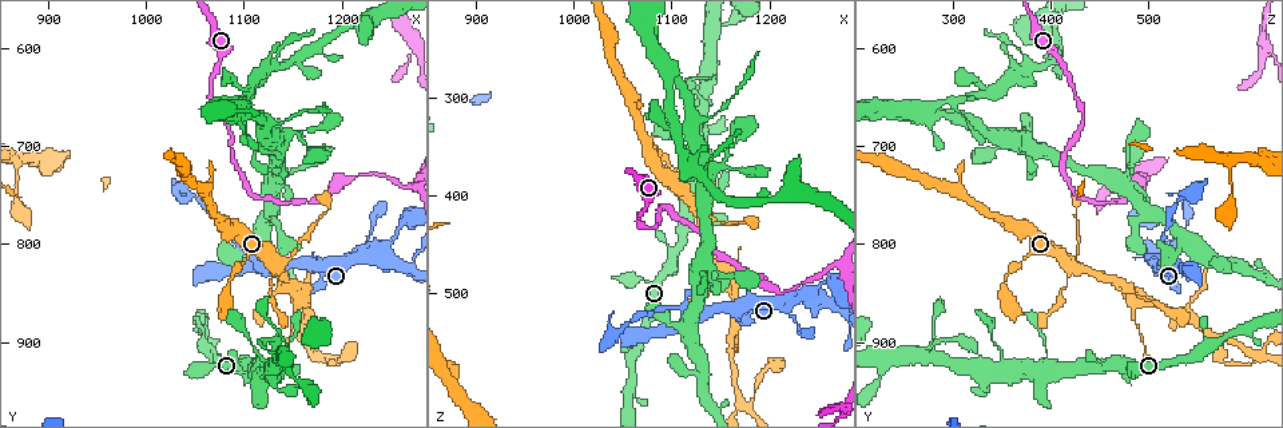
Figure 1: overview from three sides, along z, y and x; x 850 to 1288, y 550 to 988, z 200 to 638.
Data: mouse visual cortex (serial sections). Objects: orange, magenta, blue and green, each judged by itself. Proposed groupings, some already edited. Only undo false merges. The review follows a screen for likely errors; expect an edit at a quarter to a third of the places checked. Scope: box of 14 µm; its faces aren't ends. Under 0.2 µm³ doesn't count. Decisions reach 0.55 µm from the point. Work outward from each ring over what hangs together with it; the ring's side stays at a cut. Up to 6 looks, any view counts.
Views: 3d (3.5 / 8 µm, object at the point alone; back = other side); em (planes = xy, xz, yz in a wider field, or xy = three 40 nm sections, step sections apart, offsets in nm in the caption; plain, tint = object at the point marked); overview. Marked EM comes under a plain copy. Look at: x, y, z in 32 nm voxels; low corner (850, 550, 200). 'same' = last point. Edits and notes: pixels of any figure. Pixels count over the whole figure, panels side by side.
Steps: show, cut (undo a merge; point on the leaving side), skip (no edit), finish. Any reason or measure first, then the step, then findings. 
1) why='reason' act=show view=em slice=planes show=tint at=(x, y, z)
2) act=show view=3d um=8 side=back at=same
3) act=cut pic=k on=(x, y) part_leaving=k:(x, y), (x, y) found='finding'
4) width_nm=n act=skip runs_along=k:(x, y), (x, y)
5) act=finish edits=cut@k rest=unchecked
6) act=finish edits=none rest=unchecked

why='three-way junction' act=show view=3d um=3.5 at=(1120, 820, 520)

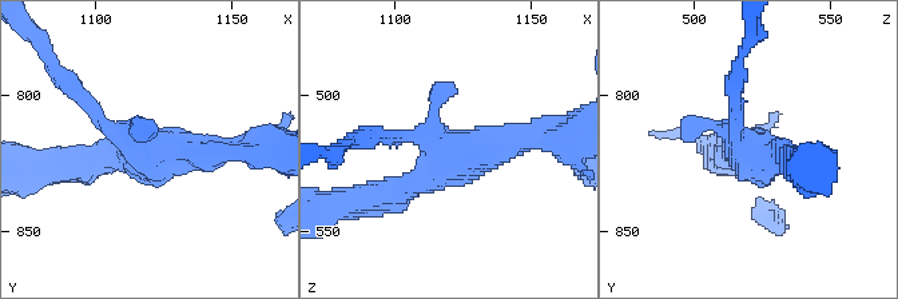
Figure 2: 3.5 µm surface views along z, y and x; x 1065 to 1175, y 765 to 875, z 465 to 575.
act=show view=em slice=xy step=1 show=tint at=(1120, 821, 523)

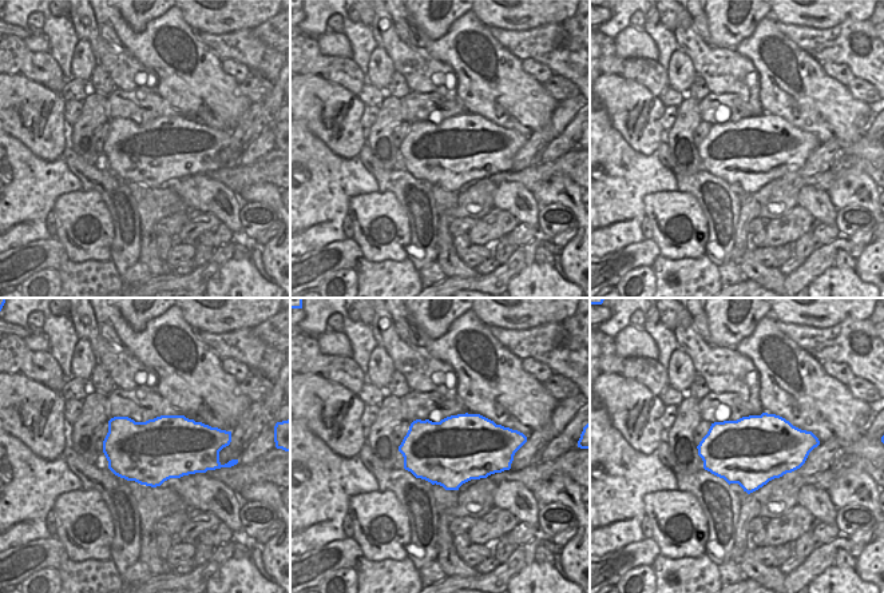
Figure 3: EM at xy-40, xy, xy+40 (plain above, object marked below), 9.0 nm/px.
act=cut pic=2 on=(84, 103) found='a second cell is stuck on'

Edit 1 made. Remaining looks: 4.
why='thin arm on a thick one' act=show view=3d um=8 at=(1240, 810, 505)

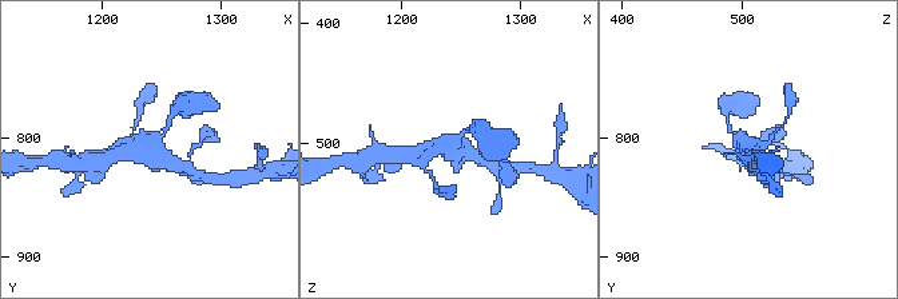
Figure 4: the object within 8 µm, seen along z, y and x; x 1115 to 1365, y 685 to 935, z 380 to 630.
act=show view=3d um=3.5 at=(1236, 810, 502)

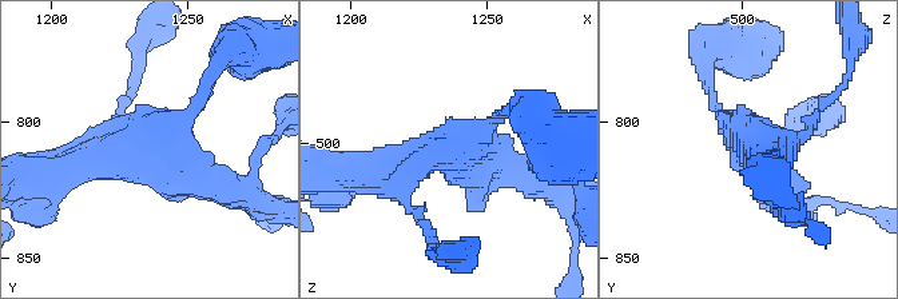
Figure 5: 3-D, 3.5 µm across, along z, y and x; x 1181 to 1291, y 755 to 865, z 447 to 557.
why='shape alone is not enough' act=show view=em slice=xy step=5 show=tint at=(1237, 810, 504)

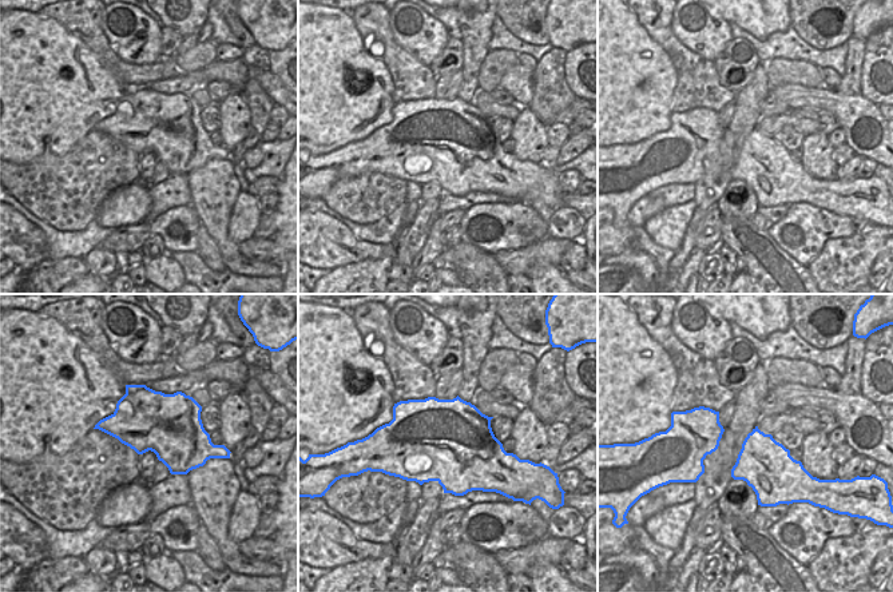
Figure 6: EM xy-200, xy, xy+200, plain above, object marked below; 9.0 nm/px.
act=skip found='continuous, no second cell'

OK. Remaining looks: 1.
act=finish edits=cut@2 rest=unchecked

